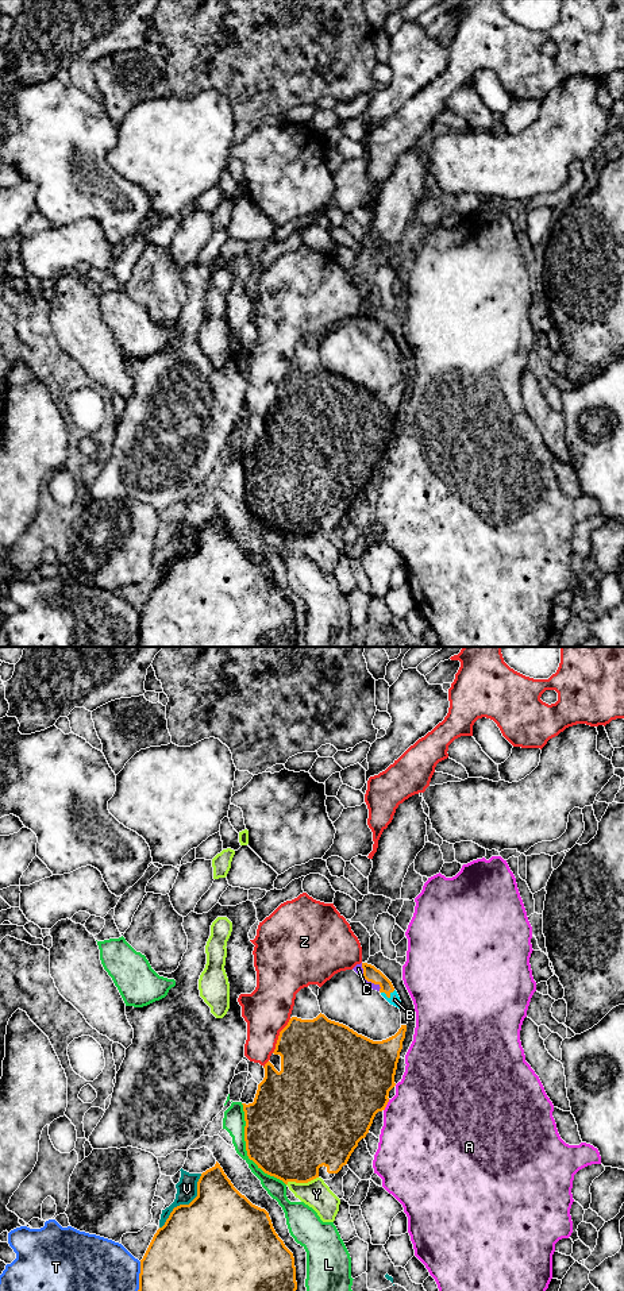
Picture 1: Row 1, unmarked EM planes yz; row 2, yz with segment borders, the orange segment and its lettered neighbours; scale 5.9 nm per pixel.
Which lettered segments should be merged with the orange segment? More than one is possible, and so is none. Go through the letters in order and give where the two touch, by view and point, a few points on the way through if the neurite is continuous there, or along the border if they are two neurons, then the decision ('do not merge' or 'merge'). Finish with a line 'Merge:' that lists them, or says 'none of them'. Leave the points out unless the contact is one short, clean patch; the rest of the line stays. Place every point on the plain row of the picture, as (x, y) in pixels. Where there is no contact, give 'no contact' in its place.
A: meets orange in yz at (386, 455); do not merge
B: meets orange in yz at (388, 349); merge
C: meets orange in yz at (366, 331); merge
L: meets orange in yz at (246, 501); do not merge
T: meets orange in yz at (139, 629); do not merge
V: meets orange in yz at (185, 557); do not merge
Y: meets orange in yz at (301, 534); do not merge
Z: meets orange in yz at (278, 388); do not merge
Merge: B, C

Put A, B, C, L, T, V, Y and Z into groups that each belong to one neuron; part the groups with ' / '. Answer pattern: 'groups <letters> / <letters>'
groups A / B C / L / T / V / Y / Z

